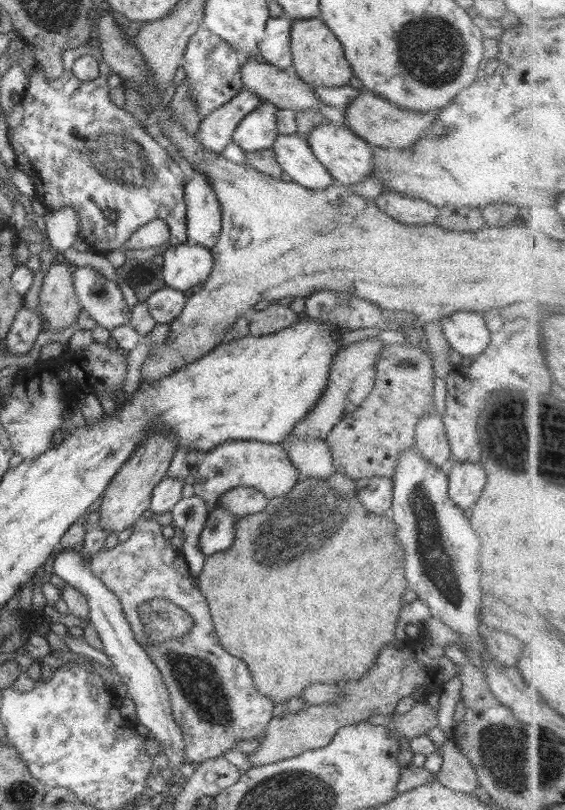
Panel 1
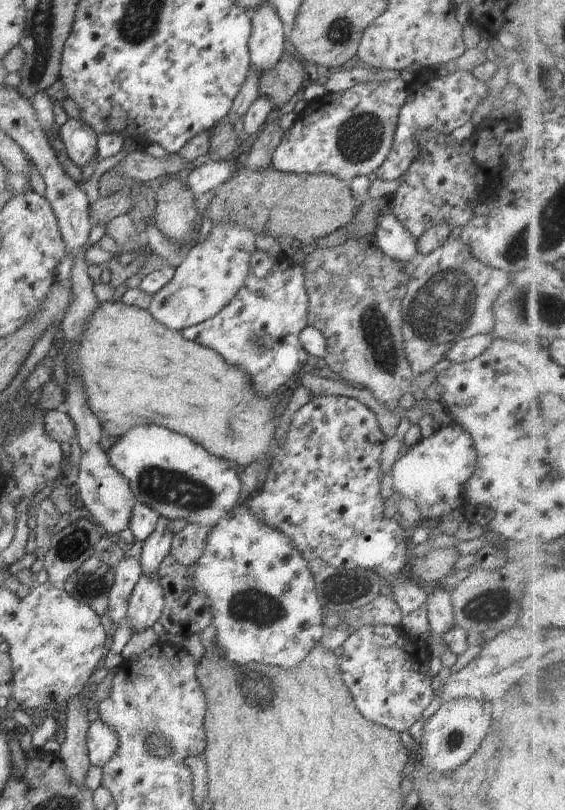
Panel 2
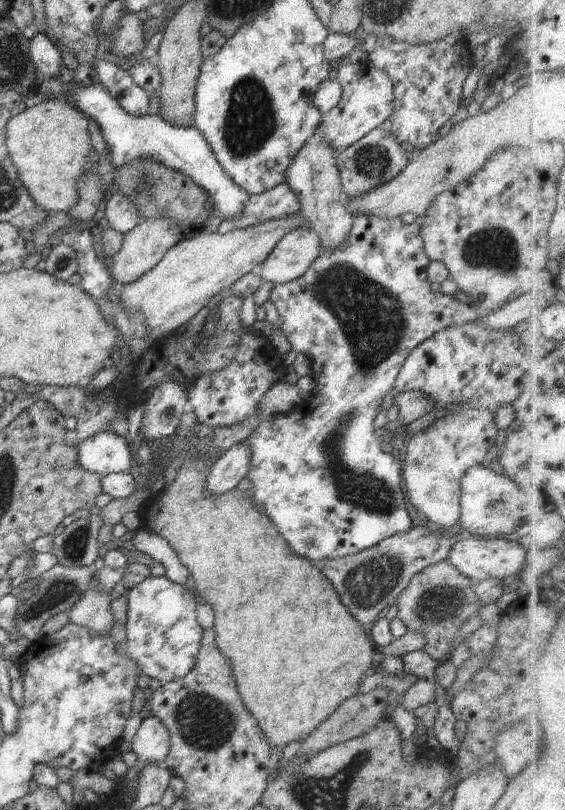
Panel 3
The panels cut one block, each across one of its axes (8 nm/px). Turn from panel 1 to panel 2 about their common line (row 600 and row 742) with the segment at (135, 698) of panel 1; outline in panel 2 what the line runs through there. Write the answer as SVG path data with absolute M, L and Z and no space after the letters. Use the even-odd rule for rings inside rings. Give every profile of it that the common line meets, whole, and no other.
M96 720L89 725L86 734L86 748L92 766L104 767L118 748L118 736L110 726Z

